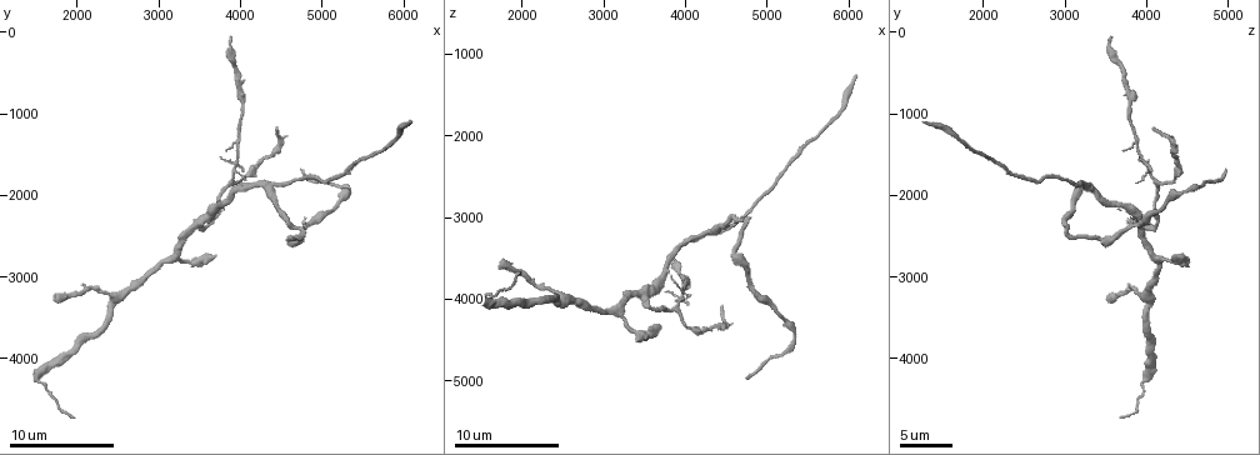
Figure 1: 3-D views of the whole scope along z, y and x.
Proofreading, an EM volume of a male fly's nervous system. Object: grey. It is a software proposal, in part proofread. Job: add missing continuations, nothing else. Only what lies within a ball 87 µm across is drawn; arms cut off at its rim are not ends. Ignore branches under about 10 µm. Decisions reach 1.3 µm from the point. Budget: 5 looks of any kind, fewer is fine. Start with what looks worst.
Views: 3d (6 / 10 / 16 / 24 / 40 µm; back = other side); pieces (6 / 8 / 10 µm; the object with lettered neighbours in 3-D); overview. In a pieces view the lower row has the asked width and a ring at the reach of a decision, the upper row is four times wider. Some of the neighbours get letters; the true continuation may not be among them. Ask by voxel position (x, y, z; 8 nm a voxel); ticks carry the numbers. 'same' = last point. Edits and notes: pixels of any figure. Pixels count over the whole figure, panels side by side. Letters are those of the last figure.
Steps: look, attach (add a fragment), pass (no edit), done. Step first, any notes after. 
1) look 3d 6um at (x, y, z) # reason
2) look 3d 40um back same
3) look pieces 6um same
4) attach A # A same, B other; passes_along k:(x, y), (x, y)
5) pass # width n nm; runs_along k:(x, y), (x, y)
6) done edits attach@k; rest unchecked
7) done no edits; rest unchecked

look pieces 8um at (4750, 1700, 4950) # free end

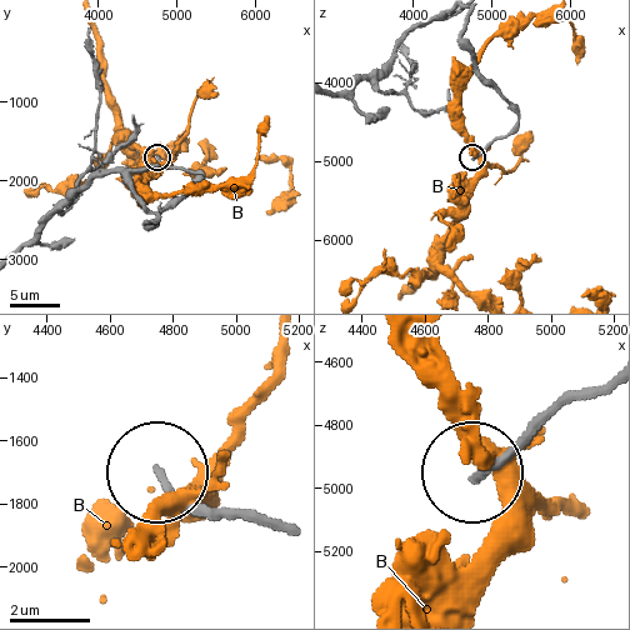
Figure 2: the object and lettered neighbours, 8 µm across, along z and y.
pass # B other; no lettered fragment goes on from it

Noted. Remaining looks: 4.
look pieces 10um at (3700, 2800, 4350) # an open end

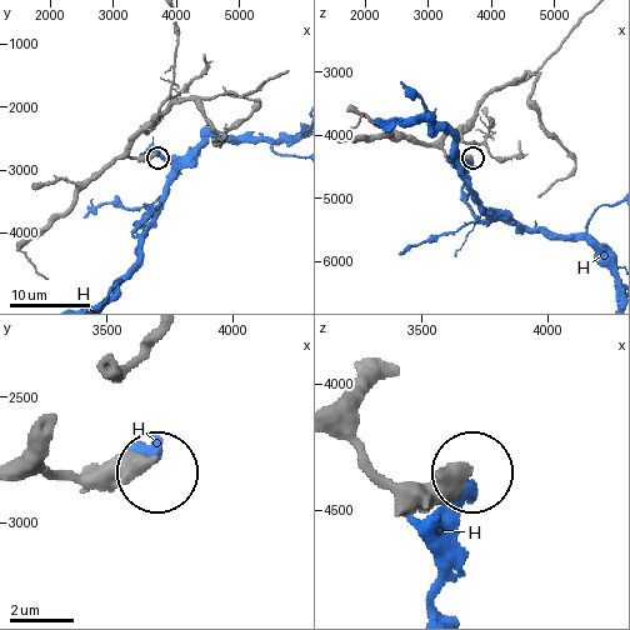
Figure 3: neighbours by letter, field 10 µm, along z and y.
pass # H other; runs_along 3:(389, 371), (356, 416), (365, 456), (396, 481), (466, 475); none of them fits

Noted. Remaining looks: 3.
look 3d 6um at (4400, 1200, 4100) # branch stops here

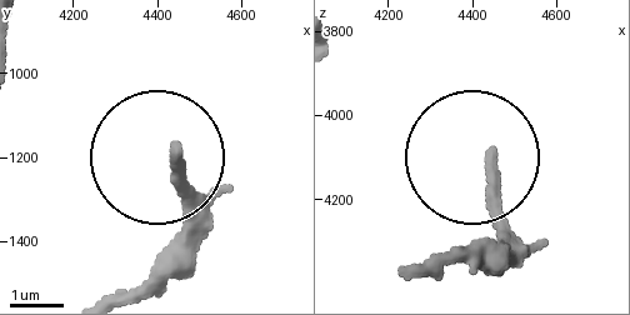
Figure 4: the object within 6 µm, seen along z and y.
look pieces 8um at (4450, 1190, 4090) # what lies round it

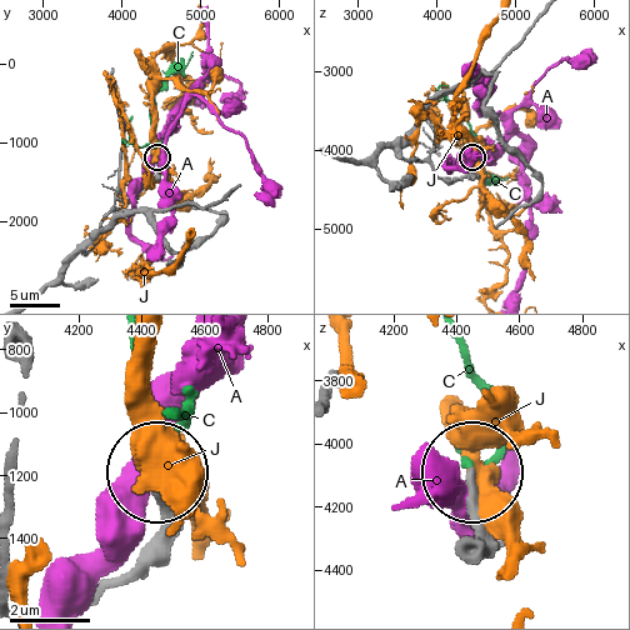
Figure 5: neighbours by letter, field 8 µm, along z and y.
attach C # A other, C same, J other; it goes on there

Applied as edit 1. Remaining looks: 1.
done edits attach@5; rest unchecked

